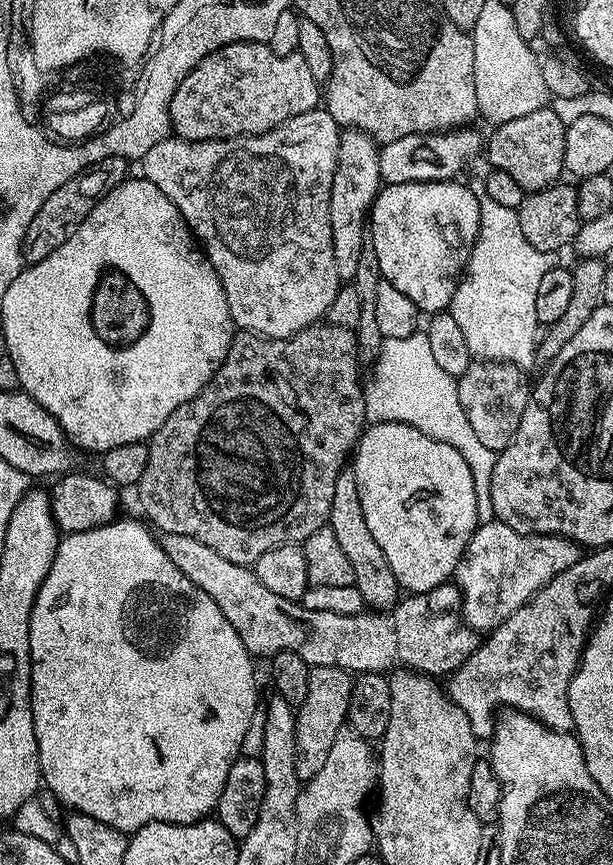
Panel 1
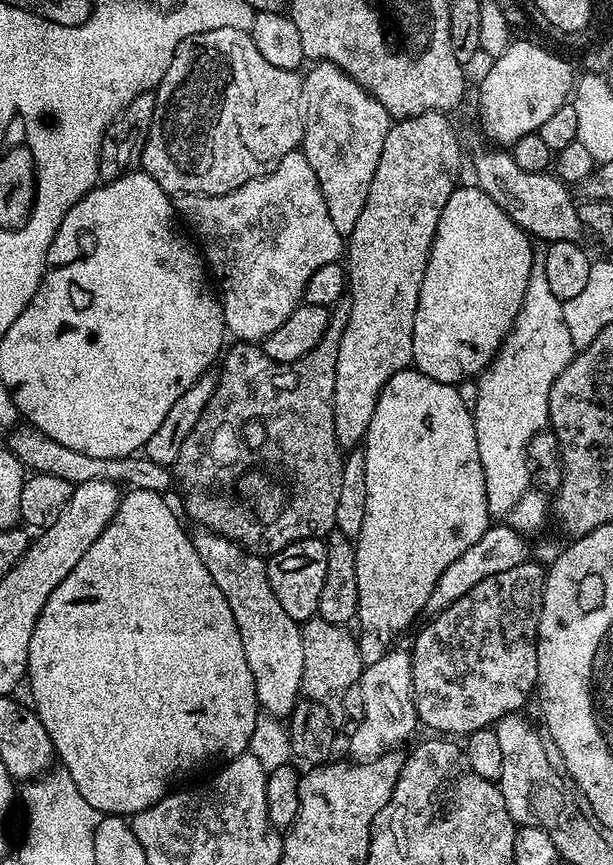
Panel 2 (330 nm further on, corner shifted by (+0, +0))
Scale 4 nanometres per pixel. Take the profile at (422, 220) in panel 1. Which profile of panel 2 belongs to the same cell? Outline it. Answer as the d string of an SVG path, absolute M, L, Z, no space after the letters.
M457 186L450 194L450 198L446 202L446 206L442 206L440 217L438 218L438 228L436 237L432 242L432 249L428 255L426 262L426 274L422 278L422 286L420 287L420 297L418 298L418 306L414 314L414 338L412 339L412 364L416 371L426 374L430 378L434 378L443 384L458 385L462 381L469 378L479 377L480 373L487 368L488 364L496 356L496 351L500 349L500 345L504 343L508 336L508 331L512 328L512 323L516 320L516 315L522 304L522 298L526 292L528 285L529 270L532 268L534 253L530 248L530 237L527 232L523 232L513 220L498 206L498 202L494 202L494 198L490 198L480 188L475 186Z

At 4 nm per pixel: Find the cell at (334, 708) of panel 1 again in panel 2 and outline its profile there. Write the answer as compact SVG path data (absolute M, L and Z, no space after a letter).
M319 618L303 621L300 624L302 638L302 682L301 693L307 699L325 707L332 714L342 713L342 698L346 688L360 683L360 673L366 665L360 656L357 637L348 633L343 624L331 624Z

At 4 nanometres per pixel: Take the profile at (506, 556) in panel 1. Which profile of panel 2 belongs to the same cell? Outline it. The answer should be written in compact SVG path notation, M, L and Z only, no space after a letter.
M389 650L385 652L382 658L378 658L378 662L367 665L364 671L360 673L359 686L363 697L362 718L354 724L352 737L348 740L348 748L352 751L351 759L356 762L373 760L382 754L399 749L401 747L400 743L415 728L418 728L416 707L412 701L412 661L407 651L395 652L395 650Z

